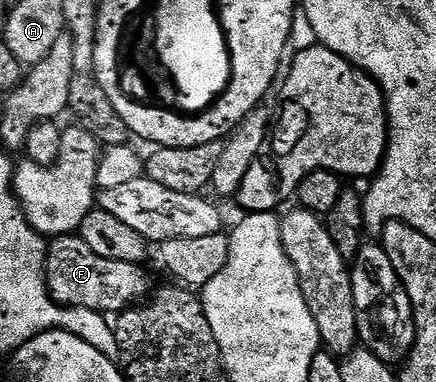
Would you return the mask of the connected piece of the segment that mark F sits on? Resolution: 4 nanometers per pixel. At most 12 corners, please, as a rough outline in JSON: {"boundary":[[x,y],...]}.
{"boundary":[[73,233],[46,246],[59,305],[118,315],[151,296],[150,277]]}

